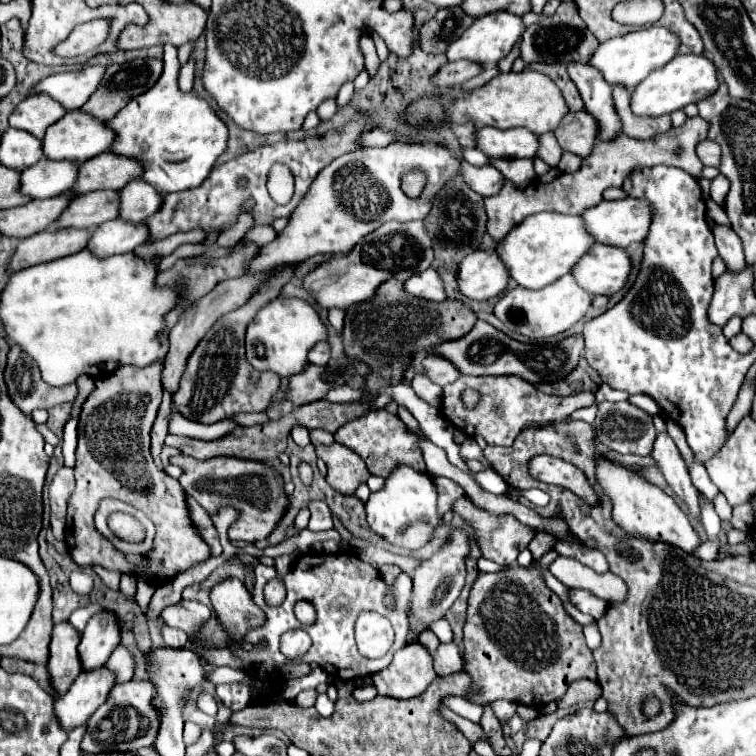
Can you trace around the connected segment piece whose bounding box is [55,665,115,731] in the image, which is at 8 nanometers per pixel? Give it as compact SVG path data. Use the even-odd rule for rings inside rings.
M105 665L91 671L83 671L69 687L69 691L55 699L55 711L63 727L71 731L83 725L95 713L95 709L105 703L113 687L115 673Z

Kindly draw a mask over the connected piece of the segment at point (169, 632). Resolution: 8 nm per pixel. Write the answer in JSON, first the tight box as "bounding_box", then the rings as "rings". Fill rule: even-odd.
{"bounding_box":[163,627,187,647],"rings":[[[163,627],[163,639],[171,647],[183,647],[187,643],[187,633],[173,627]]]}

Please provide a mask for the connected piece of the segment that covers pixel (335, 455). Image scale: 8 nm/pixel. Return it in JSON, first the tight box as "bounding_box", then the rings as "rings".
{"bounding_box":[315,442,369,495],"rings":[[[336,442],[330,446],[315,445],[315,449],[317,449],[317,455],[327,465],[327,471],[329,471],[327,483],[335,491],[343,495],[353,495],[355,489],[369,479],[369,471],[363,459],[351,449]]]}

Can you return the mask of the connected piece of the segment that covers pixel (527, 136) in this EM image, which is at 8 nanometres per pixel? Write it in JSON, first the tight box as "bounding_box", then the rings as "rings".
{"bounding_box":[475,127,539,159],"rings":[[[483,127],[475,133],[477,147],[489,157],[517,159],[517,157],[535,157],[539,149],[539,135],[527,129],[495,129]]]}

